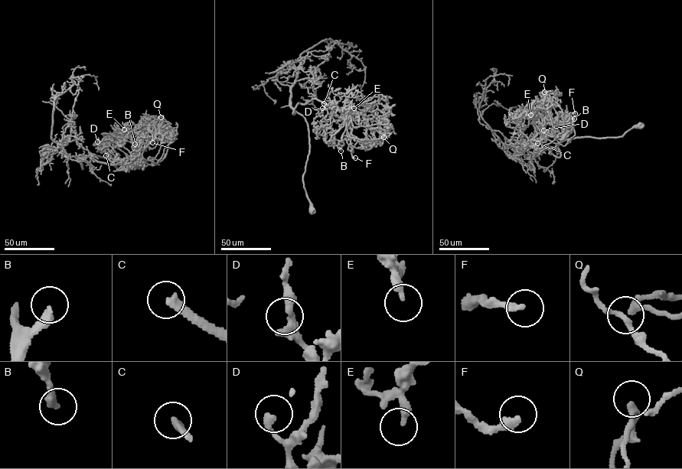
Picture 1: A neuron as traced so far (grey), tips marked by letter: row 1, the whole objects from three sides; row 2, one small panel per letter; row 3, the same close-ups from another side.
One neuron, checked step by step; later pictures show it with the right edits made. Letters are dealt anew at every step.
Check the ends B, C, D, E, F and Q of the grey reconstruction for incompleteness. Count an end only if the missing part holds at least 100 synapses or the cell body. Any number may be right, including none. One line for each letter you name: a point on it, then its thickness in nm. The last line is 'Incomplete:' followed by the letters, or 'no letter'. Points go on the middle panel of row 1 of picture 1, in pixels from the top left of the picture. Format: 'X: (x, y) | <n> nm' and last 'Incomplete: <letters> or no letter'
B: (340, 151) | 320 nm
C: (324, 103) | 320 nm
Incomplete: B, C

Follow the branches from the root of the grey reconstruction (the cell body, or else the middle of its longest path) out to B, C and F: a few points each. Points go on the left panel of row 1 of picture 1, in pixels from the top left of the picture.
B: (137, 164), (78, 158), (83, 169), (79, 155), (118, 164), (135, 154), (144, 164), (135, 144)
C: (137, 164), (121, 169), (99, 156), (78, 158), (83, 169), (79, 155), (125, 164), (121, 158), (106, 155)
F: (137, 164), (78, 157), (83, 169), (79, 155), (121, 164), (136, 153), (131, 135), (145, 151), (152, 142)

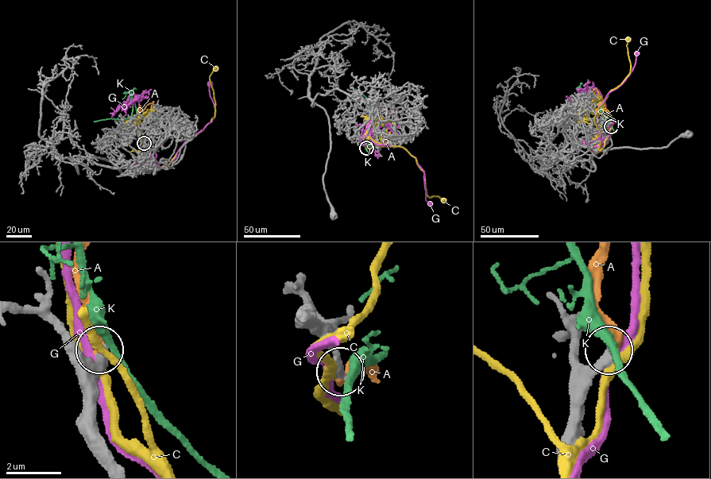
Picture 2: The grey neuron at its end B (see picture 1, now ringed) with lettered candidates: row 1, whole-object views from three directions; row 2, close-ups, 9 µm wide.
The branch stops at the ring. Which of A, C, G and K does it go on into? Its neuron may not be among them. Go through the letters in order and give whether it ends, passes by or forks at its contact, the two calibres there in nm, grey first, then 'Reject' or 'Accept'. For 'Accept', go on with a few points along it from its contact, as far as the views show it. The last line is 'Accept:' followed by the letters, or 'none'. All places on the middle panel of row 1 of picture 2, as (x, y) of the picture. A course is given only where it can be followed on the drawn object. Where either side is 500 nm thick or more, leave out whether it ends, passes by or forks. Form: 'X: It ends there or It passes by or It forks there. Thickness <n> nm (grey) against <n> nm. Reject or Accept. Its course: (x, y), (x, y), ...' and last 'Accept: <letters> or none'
A: It ends there. Thickness 380 nm (grey) against 360 nm. Accept. Its course: (366, 148), (393, 144), (396, 139), (391, 134)
C: It passes by. Thickness 440 nm (grey) against 320 nm. Reject
G: It passes by. Thickness 400 nm (grey) against 280 nm. Reject
K: It passes by. Thickness 360 nm (grey) against 300 nm. Reject
Accept: A

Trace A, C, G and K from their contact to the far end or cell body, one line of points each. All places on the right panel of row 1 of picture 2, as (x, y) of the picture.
A: (611, 126), (611, 118), (597, 90), (594, 89), (589, 94)
C: (611, 126), (599, 150), (600, 135), (594, 119), (610, 91), (630, 73), (627, 39)
G: (611, 126), (600, 148), (602, 142), (594, 118), (598, 106), (609, 92), (617, 88), (629, 75), (636, 53)
K: (611, 125), (594, 100), (581, 90), (578, 93), (583, 98), (583, 103), (565, 120), (562, 126)

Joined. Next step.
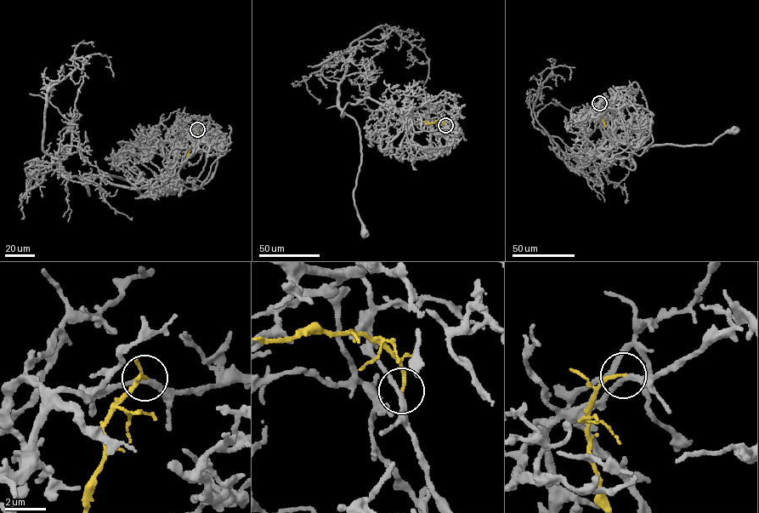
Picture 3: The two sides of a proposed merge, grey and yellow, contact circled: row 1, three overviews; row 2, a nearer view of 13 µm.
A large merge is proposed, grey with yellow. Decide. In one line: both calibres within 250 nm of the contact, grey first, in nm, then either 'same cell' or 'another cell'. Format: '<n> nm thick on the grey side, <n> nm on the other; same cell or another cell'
200 nm thick on the grey side, 170 nm on the other; another cell

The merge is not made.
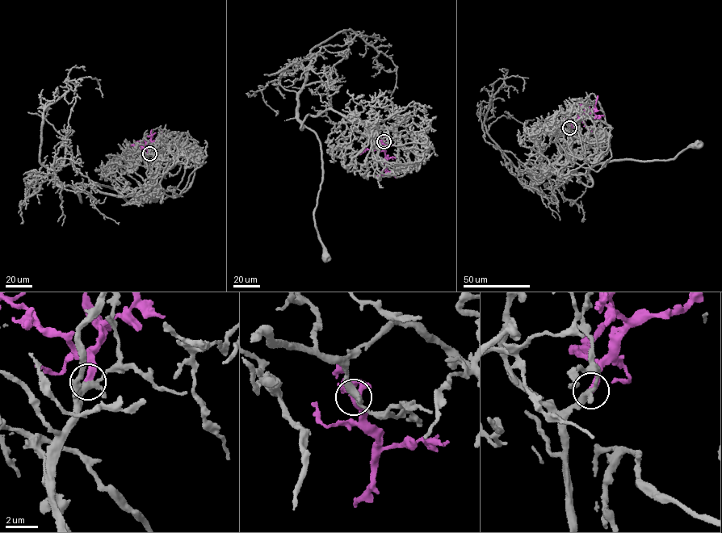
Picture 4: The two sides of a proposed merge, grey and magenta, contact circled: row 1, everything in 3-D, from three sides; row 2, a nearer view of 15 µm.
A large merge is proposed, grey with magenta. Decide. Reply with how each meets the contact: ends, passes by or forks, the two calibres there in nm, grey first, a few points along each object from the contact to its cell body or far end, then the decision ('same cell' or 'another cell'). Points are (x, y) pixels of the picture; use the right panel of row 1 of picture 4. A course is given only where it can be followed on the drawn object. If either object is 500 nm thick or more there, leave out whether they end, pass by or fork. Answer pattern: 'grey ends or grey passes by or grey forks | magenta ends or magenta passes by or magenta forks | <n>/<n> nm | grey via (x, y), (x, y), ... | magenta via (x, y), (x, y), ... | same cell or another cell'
grey forks | magenta ends | 320/360 nm | grey via (569, 128), (572, 154), (561, 178), (574, 171), (589, 186), (589, 171), (597, 164), (675, 158), (698, 144) | magenta via (569, 128), (577, 120), (578, 115), (585, 127), (591, 131) | same cell

